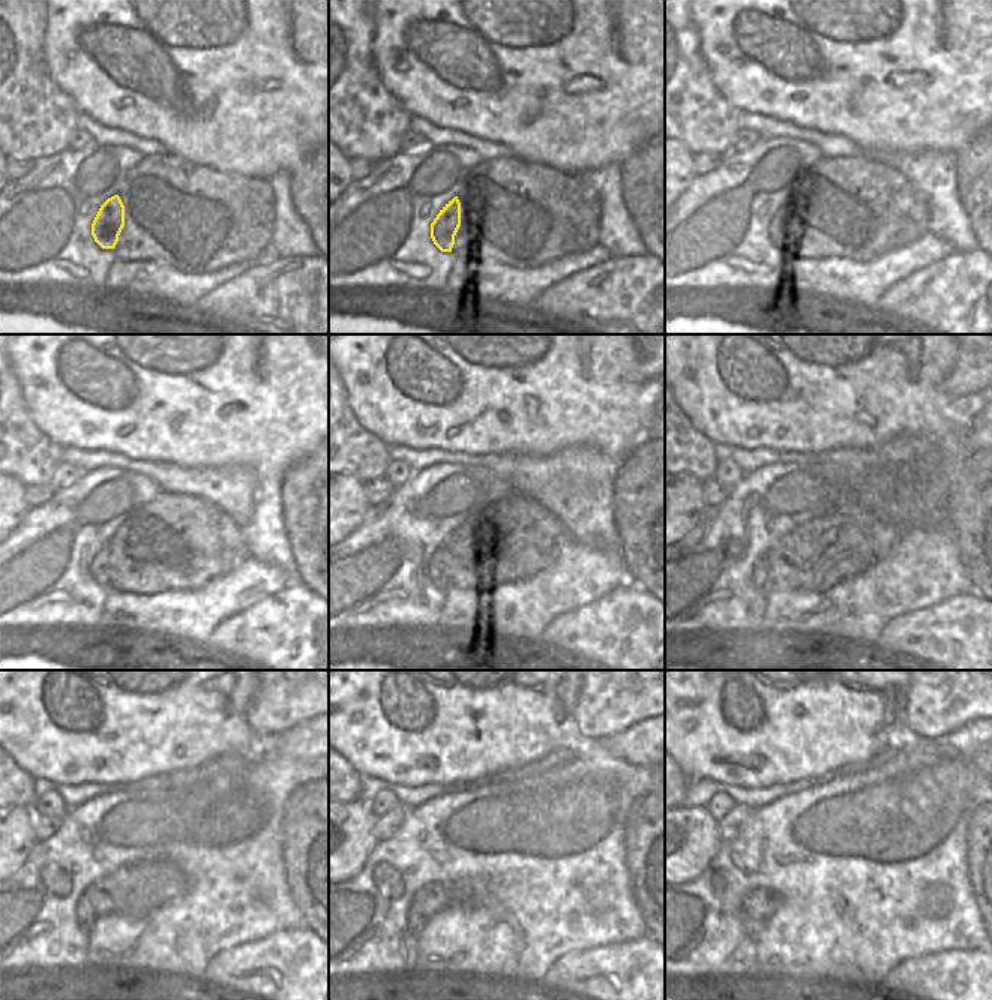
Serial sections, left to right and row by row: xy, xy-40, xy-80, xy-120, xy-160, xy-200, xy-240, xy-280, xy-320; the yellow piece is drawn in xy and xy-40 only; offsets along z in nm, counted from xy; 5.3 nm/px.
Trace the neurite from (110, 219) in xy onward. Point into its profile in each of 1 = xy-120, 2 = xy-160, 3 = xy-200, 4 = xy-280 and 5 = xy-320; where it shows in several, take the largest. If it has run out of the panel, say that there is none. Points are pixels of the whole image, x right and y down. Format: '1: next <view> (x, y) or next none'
1: next xy-120 (99, 567)
2: next xy-160 (434, 568)
3: next xy-200 (760, 574)
4: next xy-280 (416, 921)
5: next xy-320 (752, 928)

